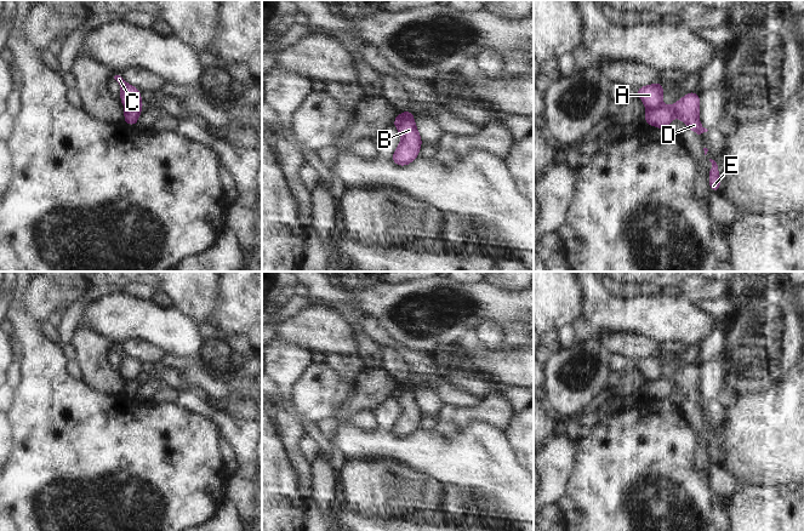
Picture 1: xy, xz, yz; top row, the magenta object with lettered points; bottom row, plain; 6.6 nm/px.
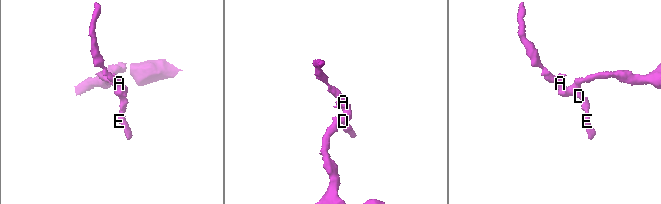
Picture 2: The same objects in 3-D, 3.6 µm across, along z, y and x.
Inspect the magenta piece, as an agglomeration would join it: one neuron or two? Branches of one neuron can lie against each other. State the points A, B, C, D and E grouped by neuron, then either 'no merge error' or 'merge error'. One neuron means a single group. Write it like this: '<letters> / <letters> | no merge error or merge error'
A C / B D E | merge error

